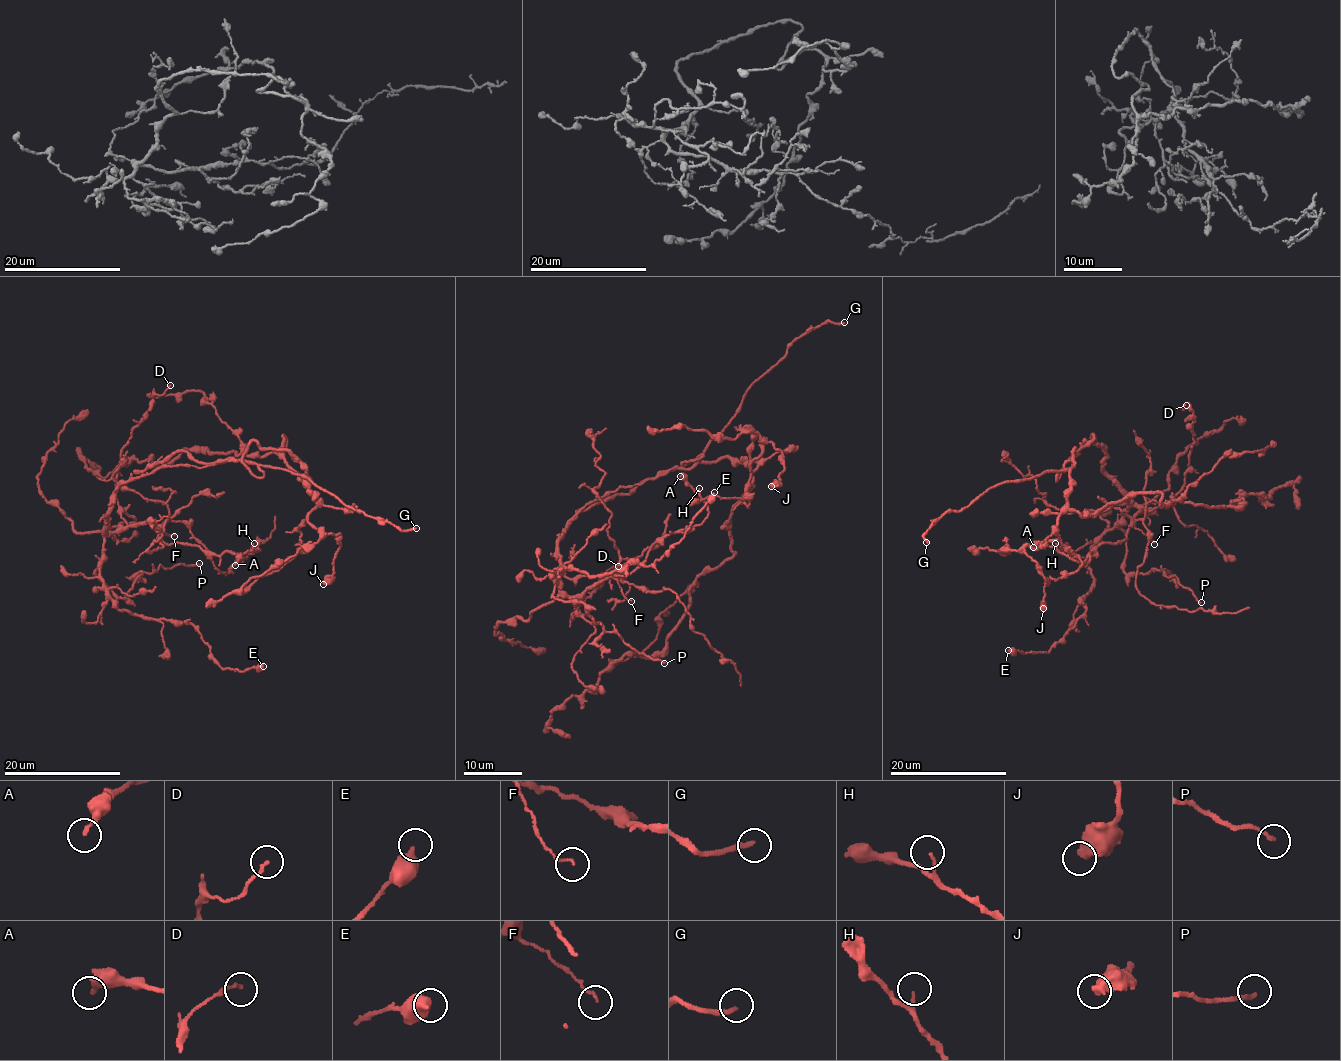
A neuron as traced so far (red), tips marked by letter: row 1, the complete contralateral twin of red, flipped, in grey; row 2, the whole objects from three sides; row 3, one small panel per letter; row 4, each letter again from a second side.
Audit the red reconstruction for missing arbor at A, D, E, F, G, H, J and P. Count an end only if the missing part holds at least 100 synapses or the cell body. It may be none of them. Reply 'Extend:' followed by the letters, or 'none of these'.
Extend: G

